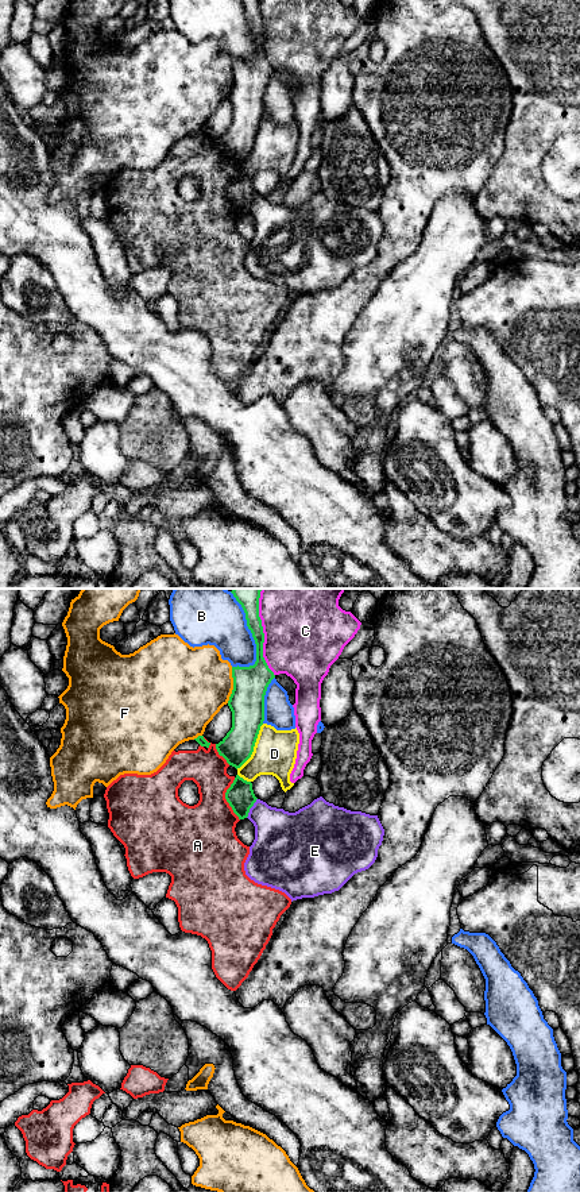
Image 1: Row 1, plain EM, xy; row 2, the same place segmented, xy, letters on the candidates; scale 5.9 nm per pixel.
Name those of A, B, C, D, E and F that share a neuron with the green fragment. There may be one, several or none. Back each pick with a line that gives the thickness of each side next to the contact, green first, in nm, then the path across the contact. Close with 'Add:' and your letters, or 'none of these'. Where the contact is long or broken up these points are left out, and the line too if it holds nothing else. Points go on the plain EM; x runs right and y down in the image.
Add: none of these

